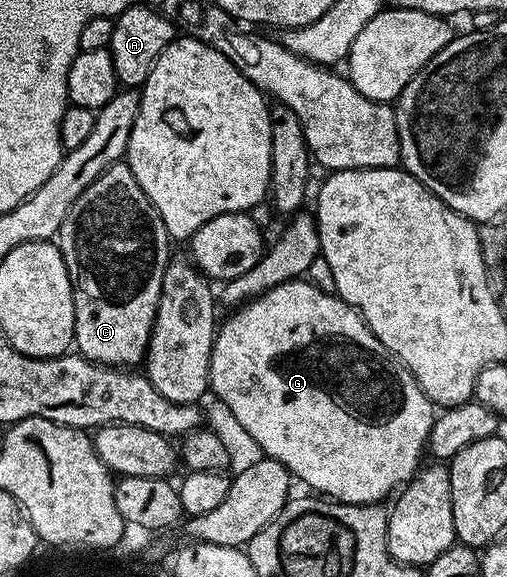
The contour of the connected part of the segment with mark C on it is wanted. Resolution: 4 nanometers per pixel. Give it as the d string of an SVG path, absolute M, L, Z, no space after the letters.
M129 164L108 166L76 198L56 237L74 291L74 344L88 360L123 370L141 365L152 334L172 241Z

